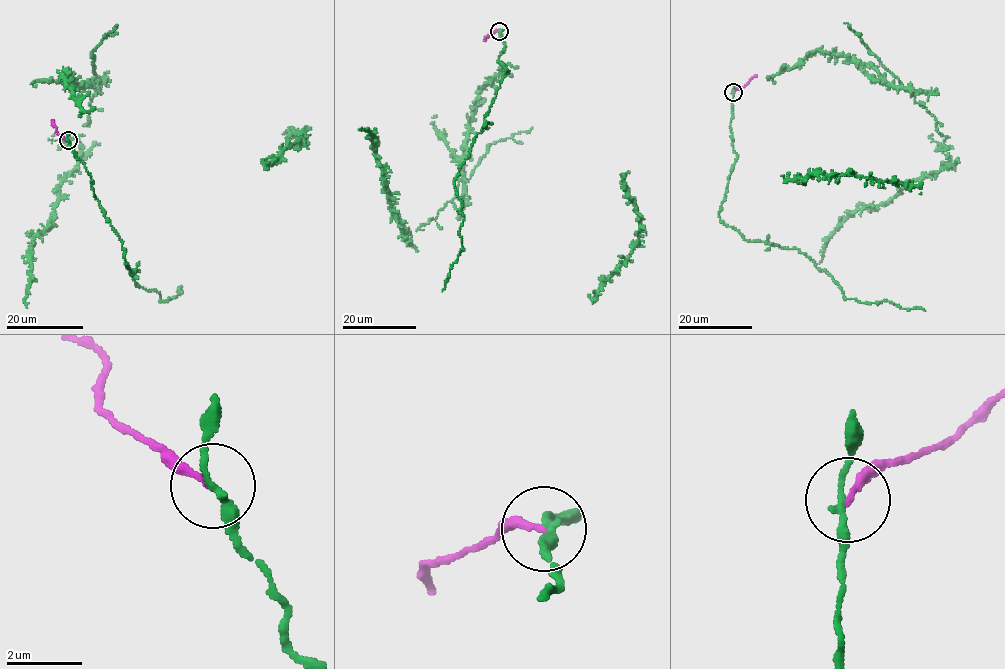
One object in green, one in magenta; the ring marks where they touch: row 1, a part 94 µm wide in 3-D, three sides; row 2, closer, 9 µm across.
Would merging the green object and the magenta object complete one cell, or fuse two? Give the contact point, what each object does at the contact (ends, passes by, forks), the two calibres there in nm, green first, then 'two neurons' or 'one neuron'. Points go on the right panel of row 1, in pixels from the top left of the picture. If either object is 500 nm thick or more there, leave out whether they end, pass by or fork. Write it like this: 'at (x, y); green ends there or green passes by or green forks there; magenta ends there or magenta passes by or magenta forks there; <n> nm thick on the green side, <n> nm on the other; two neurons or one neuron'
at (733, 92); green passes by; magenta ends there; 170 nm thick on the green side, 170 nm on the other; two neurons

